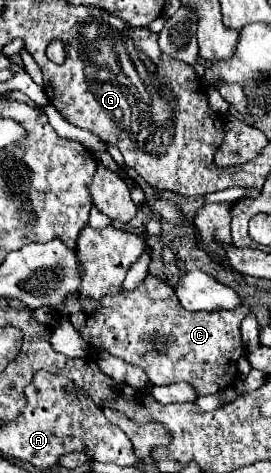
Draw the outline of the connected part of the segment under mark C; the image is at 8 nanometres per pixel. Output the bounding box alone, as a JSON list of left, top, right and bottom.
[63,277,251,395]

